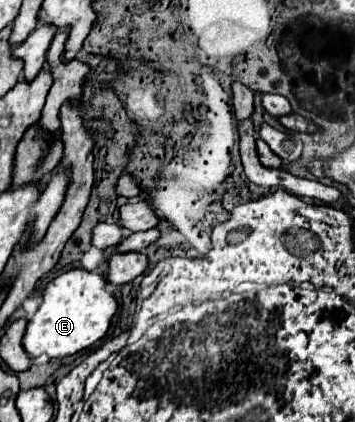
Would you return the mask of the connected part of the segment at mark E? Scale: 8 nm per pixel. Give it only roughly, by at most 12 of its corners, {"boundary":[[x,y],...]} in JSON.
{"boundary":[[104,273],[52,279],[28,319],[30,359],[62,359],[110,327]]}

